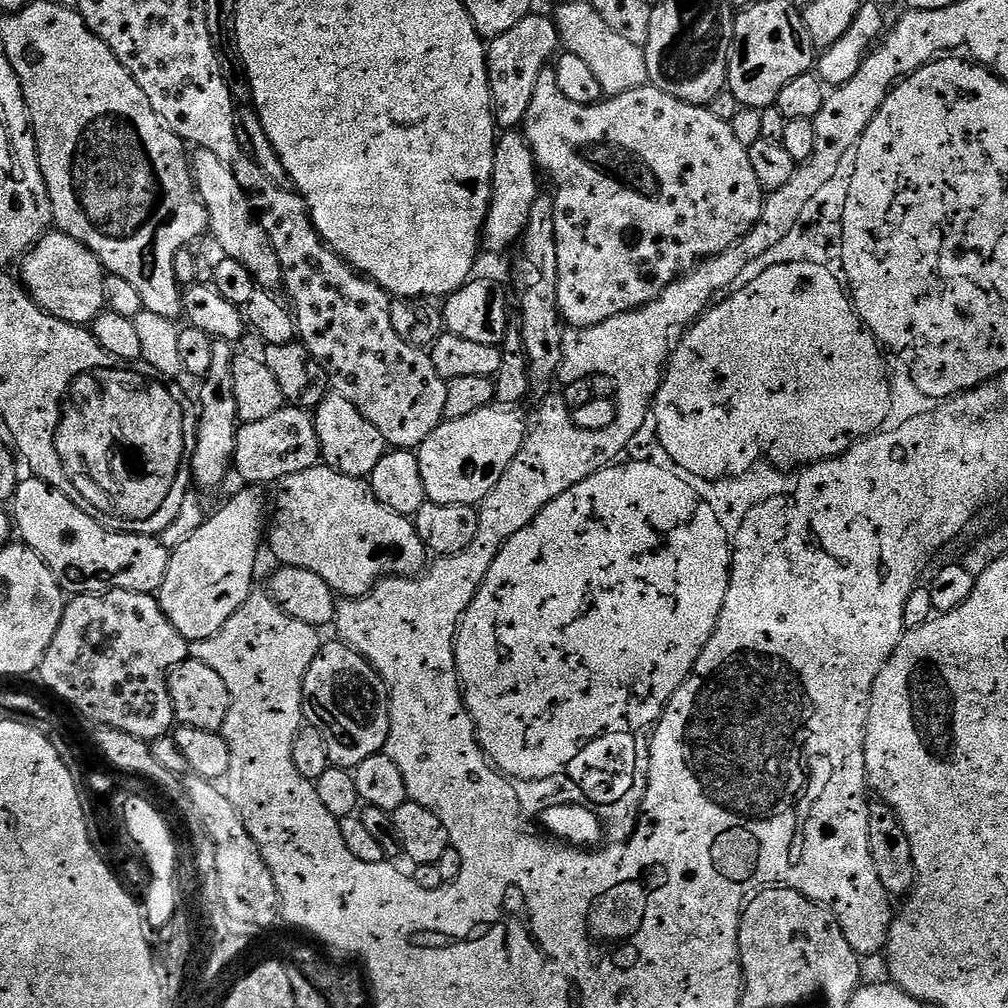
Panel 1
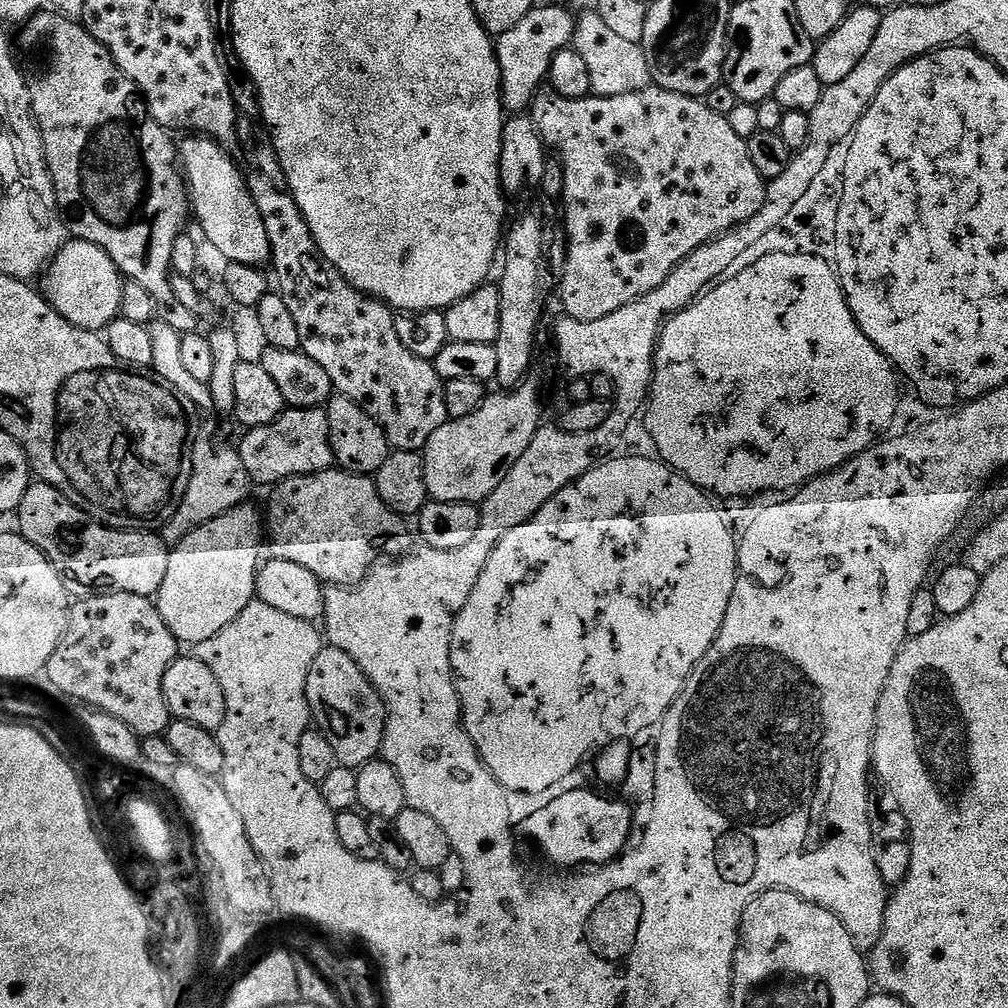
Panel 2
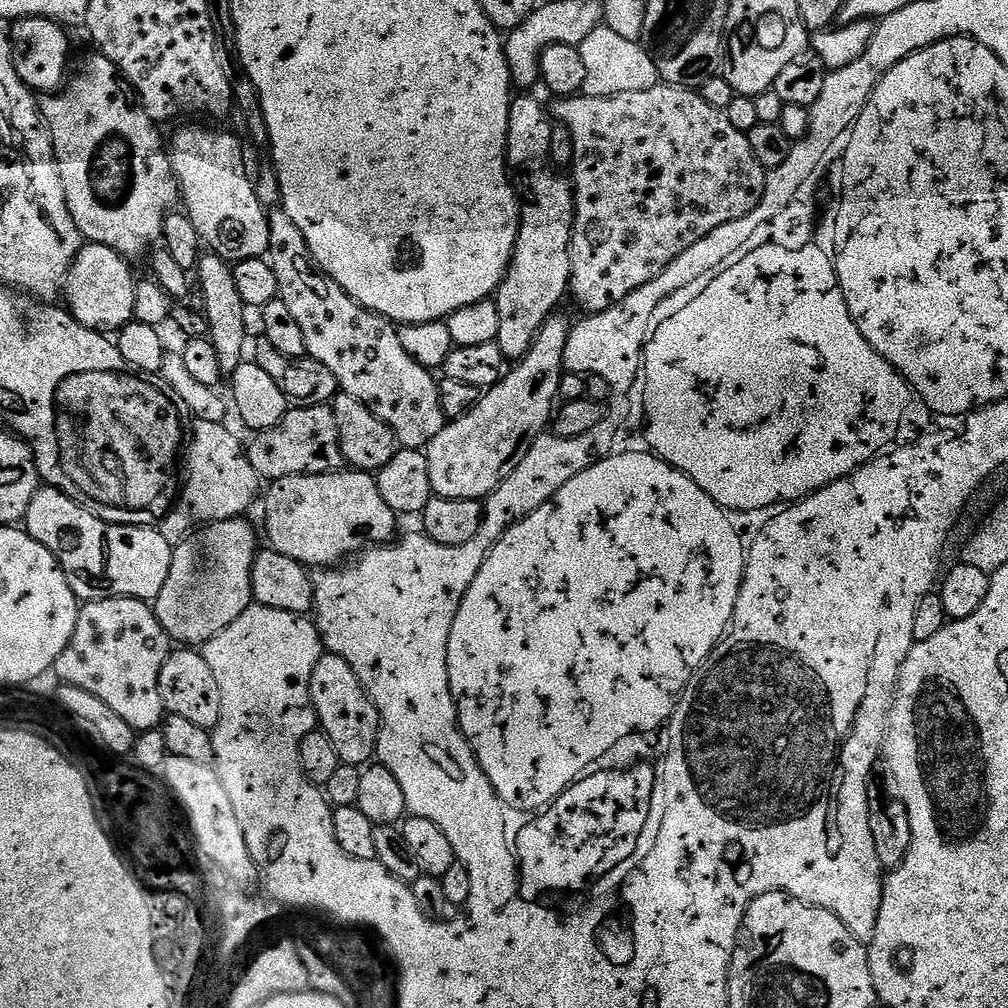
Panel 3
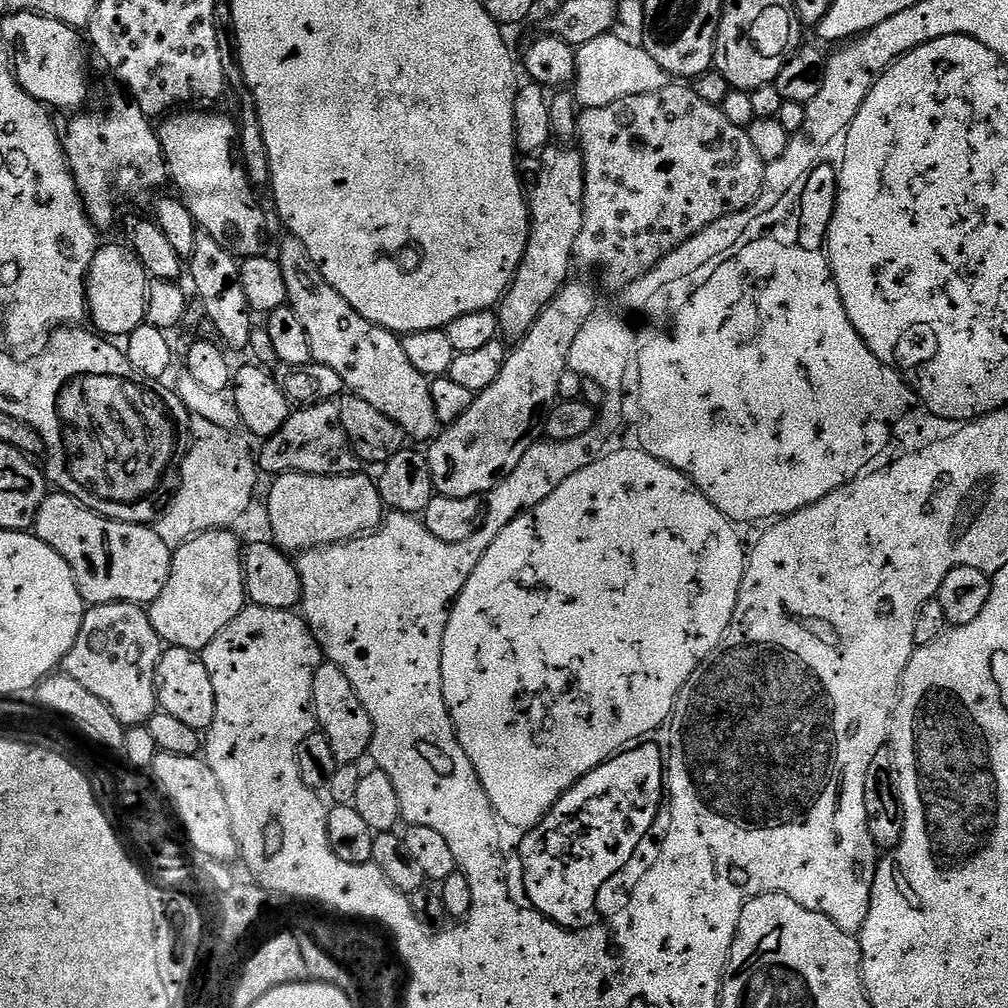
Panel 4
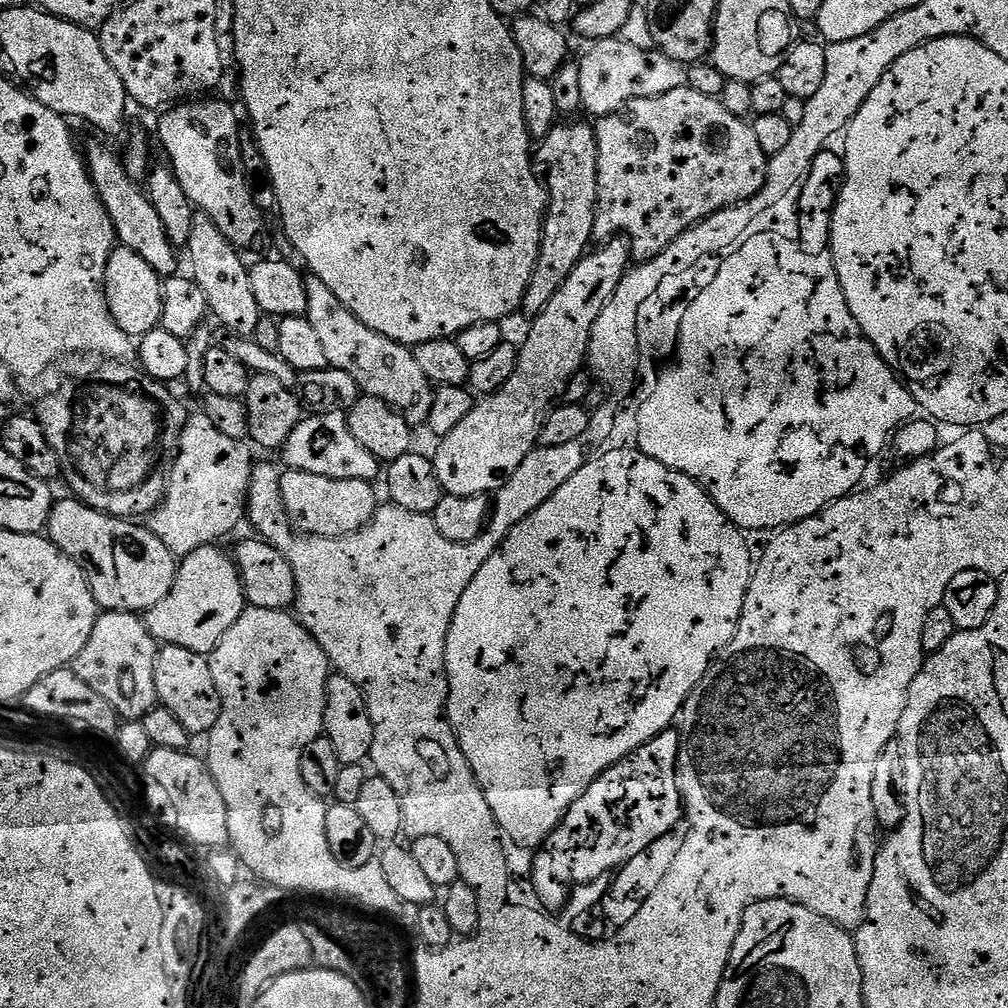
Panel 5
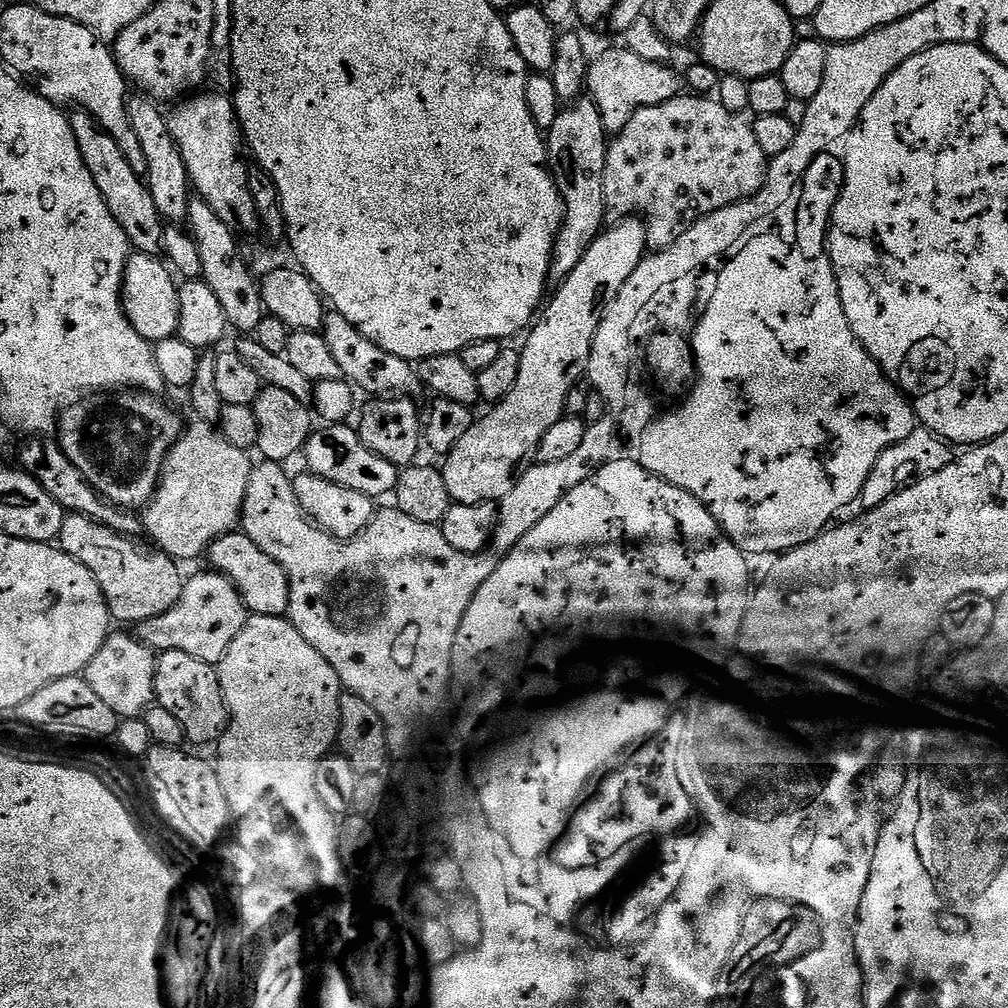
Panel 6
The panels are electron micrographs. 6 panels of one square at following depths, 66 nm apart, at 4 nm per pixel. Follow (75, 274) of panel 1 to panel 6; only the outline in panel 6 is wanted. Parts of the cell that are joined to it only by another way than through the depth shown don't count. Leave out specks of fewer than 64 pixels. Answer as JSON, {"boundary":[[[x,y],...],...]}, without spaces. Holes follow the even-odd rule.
{"boundary":[[[133,251],[122,265],[122,310],[128,319],[128,326],[136,331],[145,342],[165,340],[177,335],[177,281],[172,281],[173,269],[163,259]]]}

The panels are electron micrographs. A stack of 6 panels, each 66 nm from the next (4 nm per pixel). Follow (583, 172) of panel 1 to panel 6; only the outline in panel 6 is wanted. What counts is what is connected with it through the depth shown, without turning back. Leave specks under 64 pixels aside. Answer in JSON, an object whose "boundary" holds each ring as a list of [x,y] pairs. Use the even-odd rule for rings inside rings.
{"boundary":[[[681,94],[672,100],[664,100],[661,104],[637,109],[629,117],[624,128],[611,137],[608,153],[606,154],[606,170],[604,171],[605,205],[609,209],[617,208],[620,214],[639,213],[644,222],[648,248],[659,250],[667,248],[676,239],[678,233],[685,227],[686,221],[689,218],[695,217],[697,214],[713,212],[715,208],[722,208],[726,204],[733,204],[737,200],[744,200],[745,197],[752,196],[764,184],[766,157],[762,146],[758,146],[758,138],[754,138],[754,130],[751,123],[747,119],[744,121],[744,118],[743,115],[726,110],[726,106],[722,106],[719,99],[709,98],[704,94]]]}

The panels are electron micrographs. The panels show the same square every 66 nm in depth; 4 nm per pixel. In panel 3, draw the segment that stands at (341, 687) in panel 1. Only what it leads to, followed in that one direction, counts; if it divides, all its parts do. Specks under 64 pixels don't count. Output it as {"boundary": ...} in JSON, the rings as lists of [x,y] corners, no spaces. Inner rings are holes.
{"boundary":[[[335,654],[321,655],[310,678],[310,694],[319,727],[330,738],[341,764],[367,765],[376,756],[380,715],[370,702],[362,682],[358,682],[358,674],[354,674],[352,664]]]}

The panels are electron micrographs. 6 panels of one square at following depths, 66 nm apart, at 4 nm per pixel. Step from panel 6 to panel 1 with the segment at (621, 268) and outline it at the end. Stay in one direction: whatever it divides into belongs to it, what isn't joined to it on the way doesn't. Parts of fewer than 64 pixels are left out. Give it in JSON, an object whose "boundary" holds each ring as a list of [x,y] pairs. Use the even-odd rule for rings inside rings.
{"boundary":[[[489,406],[482,410],[474,410],[474,414],[466,414],[466,418],[445,419],[418,449],[422,482],[426,486],[428,500],[434,504],[479,505],[480,501],[486,498],[486,494],[490,494],[490,490],[498,486],[510,462],[514,462],[518,450],[522,450],[529,431],[529,421],[524,421],[520,410],[512,406]]]}

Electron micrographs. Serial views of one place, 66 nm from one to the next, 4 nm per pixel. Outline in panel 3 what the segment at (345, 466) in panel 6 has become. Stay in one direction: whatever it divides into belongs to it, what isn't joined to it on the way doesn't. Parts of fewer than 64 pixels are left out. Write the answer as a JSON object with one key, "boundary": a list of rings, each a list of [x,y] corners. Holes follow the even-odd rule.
{"boundary":[[[316,404],[313,408],[289,407],[278,426],[265,432],[257,432],[251,439],[252,441],[247,441],[246,444],[250,466],[254,466],[254,470],[264,482],[291,476],[330,474],[345,467],[338,438],[338,418],[334,418],[328,404]]]}

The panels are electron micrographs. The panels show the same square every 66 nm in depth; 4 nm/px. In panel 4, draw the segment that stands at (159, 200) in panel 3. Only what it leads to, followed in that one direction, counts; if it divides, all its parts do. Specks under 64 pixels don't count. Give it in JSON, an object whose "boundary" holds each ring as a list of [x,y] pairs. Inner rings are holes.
{"boundary":[[[121,94],[109,102],[108,112],[88,111],[72,116],[76,117],[69,122],[68,129],[63,129],[62,143],[88,219],[97,229],[104,230],[115,222],[116,207],[123,200],[140,200],[151,192],[159,193],[170,177],[157,129],[135,100]]]}

